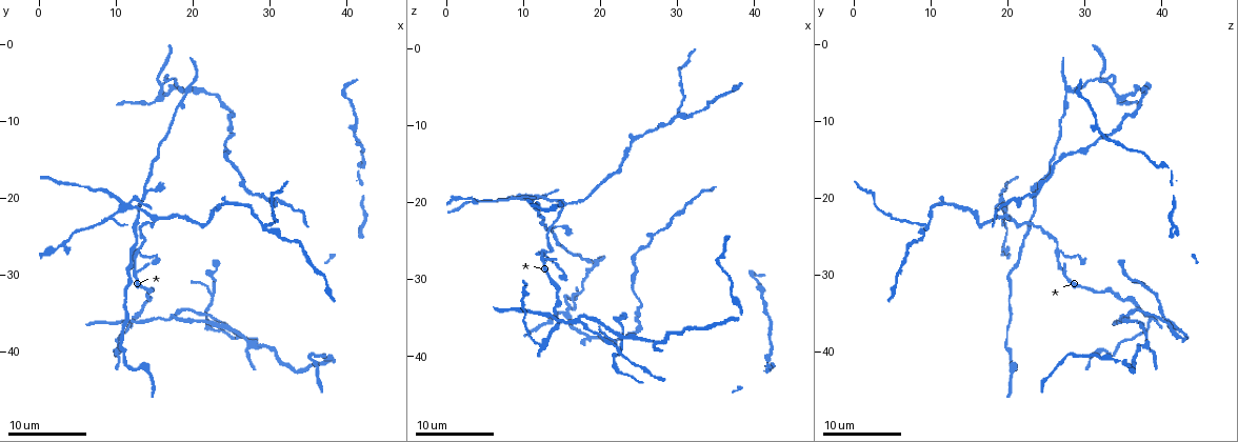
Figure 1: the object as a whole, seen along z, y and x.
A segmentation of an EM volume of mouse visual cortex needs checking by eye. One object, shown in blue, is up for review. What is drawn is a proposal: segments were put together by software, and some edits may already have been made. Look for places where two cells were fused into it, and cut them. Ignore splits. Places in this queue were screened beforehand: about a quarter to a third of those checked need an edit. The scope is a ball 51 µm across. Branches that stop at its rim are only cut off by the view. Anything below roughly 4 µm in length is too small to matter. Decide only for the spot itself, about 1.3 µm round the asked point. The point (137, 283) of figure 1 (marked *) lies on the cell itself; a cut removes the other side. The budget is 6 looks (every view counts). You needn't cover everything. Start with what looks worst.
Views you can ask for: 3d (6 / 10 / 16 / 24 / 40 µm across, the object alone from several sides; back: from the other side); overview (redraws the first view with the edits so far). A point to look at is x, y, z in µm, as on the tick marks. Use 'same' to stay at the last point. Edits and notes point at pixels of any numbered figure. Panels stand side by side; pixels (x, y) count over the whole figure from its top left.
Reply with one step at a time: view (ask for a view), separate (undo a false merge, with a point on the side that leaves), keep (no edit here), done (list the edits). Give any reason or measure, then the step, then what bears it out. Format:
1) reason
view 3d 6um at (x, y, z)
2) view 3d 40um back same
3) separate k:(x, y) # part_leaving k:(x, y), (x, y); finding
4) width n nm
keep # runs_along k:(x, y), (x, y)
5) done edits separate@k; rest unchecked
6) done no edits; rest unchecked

arms part here
view 3d 10um at (17.0, 35.5, 35.5)

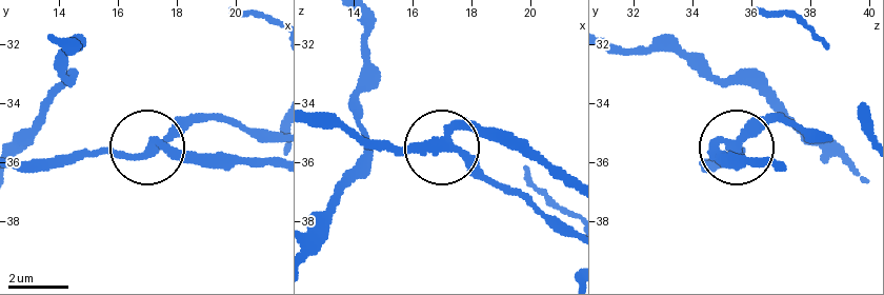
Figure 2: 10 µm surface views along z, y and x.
arms 3
keep # runs_along 2:(358, 21), (340, 182), (370, 150), (446, 150), (488, 184); continuous, no second cell

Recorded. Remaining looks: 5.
branch point
view 3d 10um at (22.5, 35.5, 40.0)

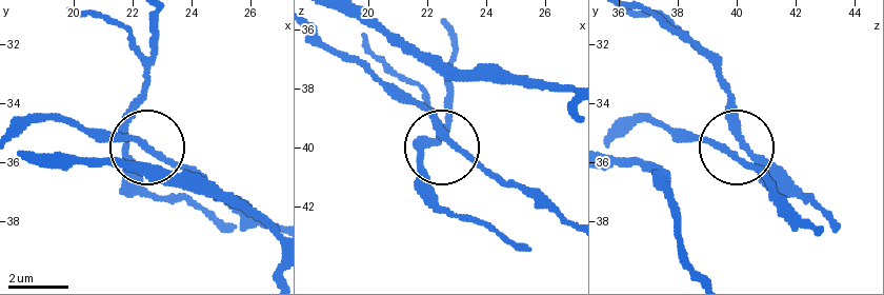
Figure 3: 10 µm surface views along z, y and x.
view 3d 6um at (22.4, 35.6, 39.6)

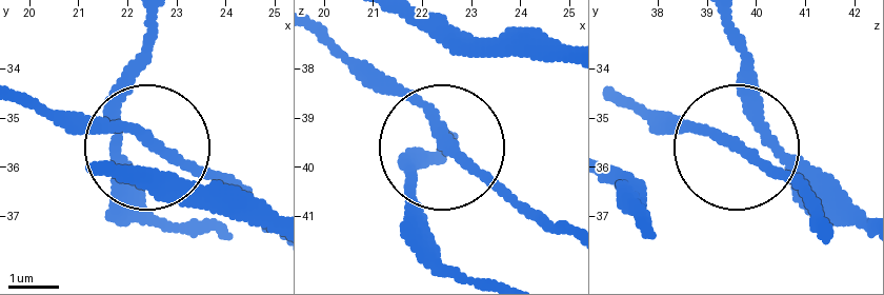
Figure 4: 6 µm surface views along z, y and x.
keep # runs_along 4:(27, 94), (145, 144), (116, 115), (116, 81); continuous, no second cell

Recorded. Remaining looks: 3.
side arm on a straight run
view 3d 6um at (12.5, 27.0, 26.5)

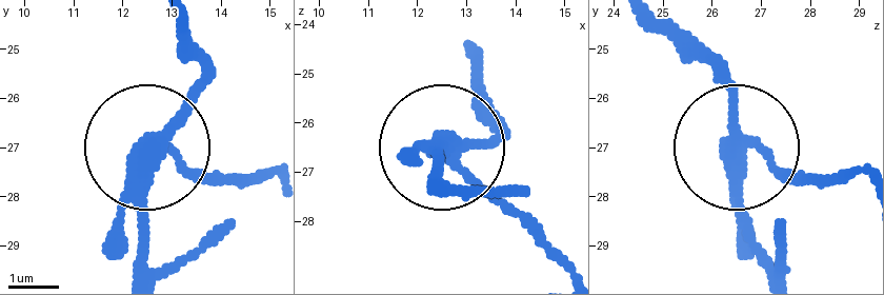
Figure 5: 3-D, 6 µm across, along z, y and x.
width 280 nm
keep # runs_along 5:(776, 273), (742, 198), (746, 152), (826, 181); one cell here

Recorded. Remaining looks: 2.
done no edits; rest unchecked

